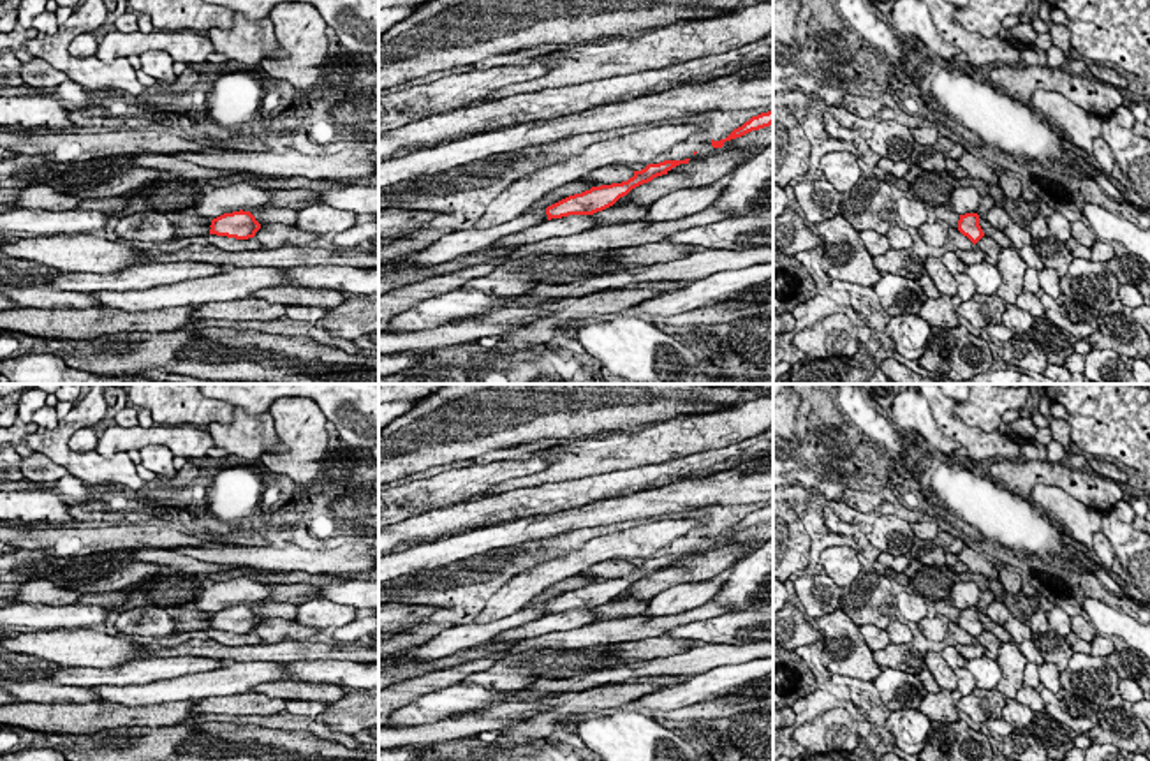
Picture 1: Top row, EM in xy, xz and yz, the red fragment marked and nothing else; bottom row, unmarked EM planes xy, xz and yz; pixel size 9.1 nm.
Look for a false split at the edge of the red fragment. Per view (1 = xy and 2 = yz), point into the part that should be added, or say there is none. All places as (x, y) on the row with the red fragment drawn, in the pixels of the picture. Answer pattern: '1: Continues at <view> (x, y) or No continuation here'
1: No continuation here
2: No continuation here

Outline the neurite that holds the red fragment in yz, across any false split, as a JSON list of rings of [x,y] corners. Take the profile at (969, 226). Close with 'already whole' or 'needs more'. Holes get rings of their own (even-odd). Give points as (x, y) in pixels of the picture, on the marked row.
[[[977,213],[960,215],[958,231],[963,236],[967,236],[974,245],[984,236],[984,233],[979,225],[979,215]]]; already whole

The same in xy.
[[[240,210],[213,218],[210,227],[210,234],[248,240],[255,236],[255,233],[261,229],[261,224],[250,211]]]; already whole

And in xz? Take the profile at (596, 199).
[[[690,159],[648,164],[645,169],[634,171],[634,176],[627,181],[592,187],[581,194],[569,196],[546,208],[548,220],[602,211],[613,206],[620,197],[627,196],[632,188],[648,183],[657,176],[667,174],[673,167],[689,164],[689,160]]]; already whole

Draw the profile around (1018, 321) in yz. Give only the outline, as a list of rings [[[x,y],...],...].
[[[1007,305],[1002,324],[1013,333],[1027,333],[1034,322],[1034,315],[1020,310],[1016,305]]]

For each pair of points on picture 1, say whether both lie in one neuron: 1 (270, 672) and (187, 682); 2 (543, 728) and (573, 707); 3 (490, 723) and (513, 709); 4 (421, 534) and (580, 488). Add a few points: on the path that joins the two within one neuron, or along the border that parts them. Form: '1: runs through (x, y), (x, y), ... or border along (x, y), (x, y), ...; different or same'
1: runs through (249, 673), (222, 682), (208, 682); same
2: runs through (550, 721), (566, 712); same
3: runs through (495, 719), (508, 712); same
4: runs through (460, 517), (541, 499); same

